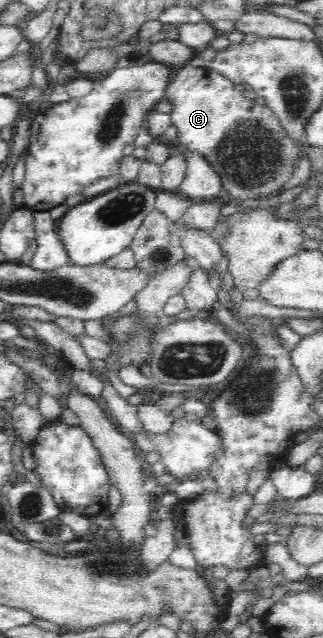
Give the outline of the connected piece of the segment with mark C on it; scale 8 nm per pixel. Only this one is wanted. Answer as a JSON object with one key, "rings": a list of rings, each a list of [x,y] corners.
{"rings":[[[188,63],[176,69],[165,93],[171,101],[173,110],[169,113],[171,122],[177,129],[177,141],[188,151],[195,151],[206,158],[206,161],[218,172],[222,188],[228,191],[230,199],[268,200],[274,191],[284,192],[286,183],[296,166],[298,150],[296,144],[286,136],[284,128],[278,122],[278,116],[266,105],[256,104],[242,95],[242,90],[233,81],[222,74],[205,67],[203,63]]]}

